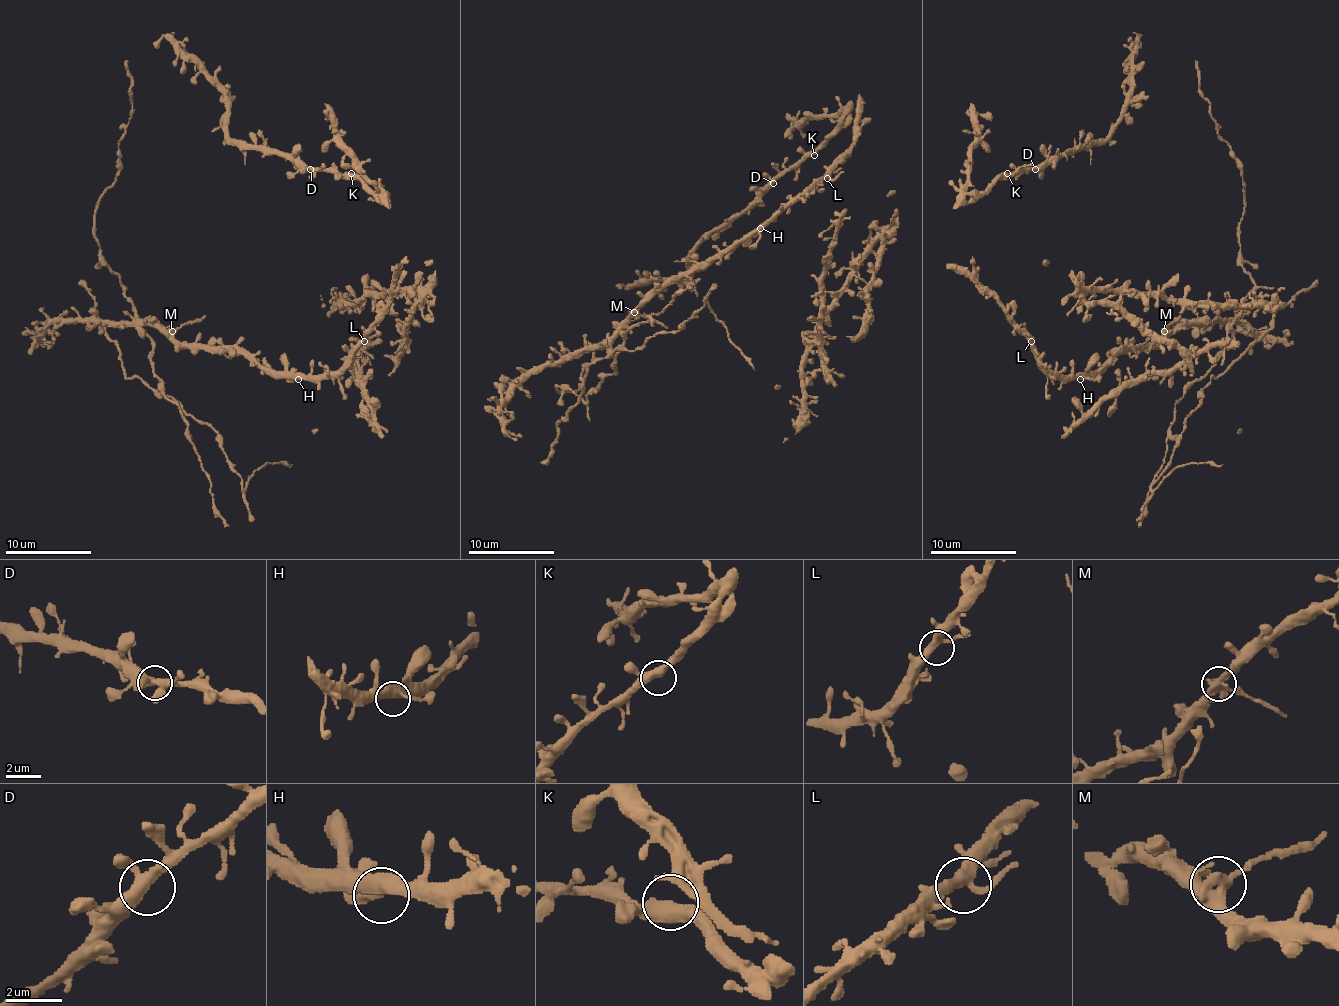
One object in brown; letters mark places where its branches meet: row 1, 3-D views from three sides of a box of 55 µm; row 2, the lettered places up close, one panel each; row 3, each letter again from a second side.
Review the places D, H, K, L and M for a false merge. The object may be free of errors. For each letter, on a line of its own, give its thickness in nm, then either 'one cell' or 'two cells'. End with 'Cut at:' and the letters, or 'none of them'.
D: calibre 380 nm; one cell
H: calibre 400 nm; one cell
K: calibre 400 nm; one cell
L: calibre 360 nm; one cell
M: calibre 400 nm; two cells
Cut at: M

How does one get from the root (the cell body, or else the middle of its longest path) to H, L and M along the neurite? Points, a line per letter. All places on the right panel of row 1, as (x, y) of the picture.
H: (1061, 375), (1076, 375), (1080, 379)
L: (1061, 375), (1054, 375), (1041, 362), (1031, 341)
M: (1061, 375), (1093, 375), (1114, 353), (1153, 347), (1164, 332)

